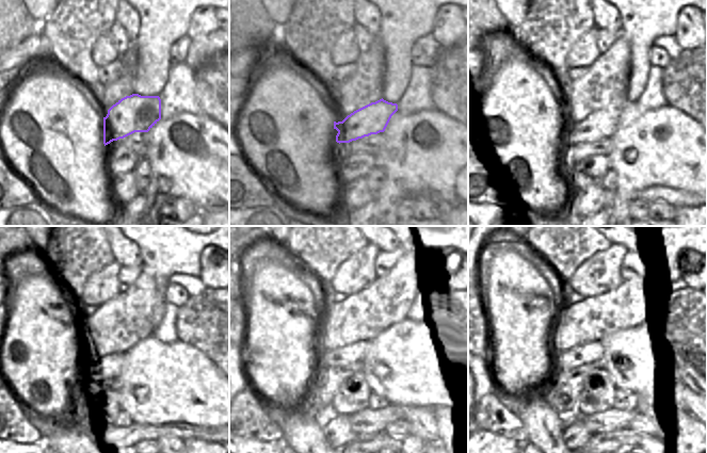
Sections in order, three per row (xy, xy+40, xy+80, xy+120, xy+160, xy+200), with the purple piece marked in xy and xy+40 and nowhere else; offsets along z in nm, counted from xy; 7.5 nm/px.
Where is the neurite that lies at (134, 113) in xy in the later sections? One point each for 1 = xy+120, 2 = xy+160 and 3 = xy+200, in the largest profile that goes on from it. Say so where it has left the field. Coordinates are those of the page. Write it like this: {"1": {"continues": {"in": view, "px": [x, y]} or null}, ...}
{"1": {"continues": {"in": "xy+120", "px": [114, 362]}}, "2": {"continues": {"in": "xy+160", "px": [348, 358]}}, "3": {"continues": {"in": "xy+200", "px": [587, 357]}}}

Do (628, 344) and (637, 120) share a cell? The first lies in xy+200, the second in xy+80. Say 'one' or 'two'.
one

